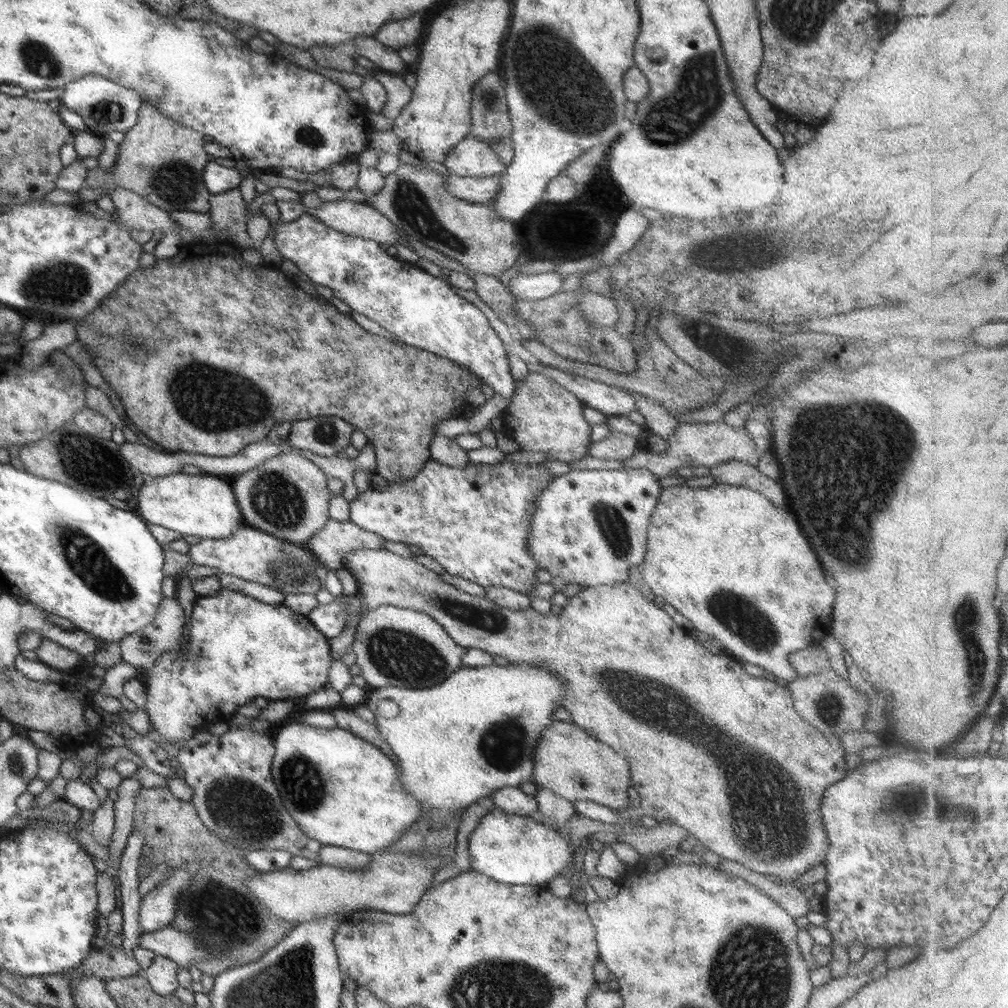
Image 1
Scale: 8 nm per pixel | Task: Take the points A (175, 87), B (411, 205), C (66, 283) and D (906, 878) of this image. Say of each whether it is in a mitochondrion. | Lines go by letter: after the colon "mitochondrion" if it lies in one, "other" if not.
A: other
B: mitochondrion
C: mitochondrion
D: other

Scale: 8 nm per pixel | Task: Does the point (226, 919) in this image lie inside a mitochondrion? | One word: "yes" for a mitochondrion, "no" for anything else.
yes

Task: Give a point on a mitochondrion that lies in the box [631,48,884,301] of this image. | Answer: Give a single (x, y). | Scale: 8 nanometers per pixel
(699, 83)

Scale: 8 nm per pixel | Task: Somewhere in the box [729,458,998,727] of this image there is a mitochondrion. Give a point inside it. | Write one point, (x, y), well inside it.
(964, 612)

